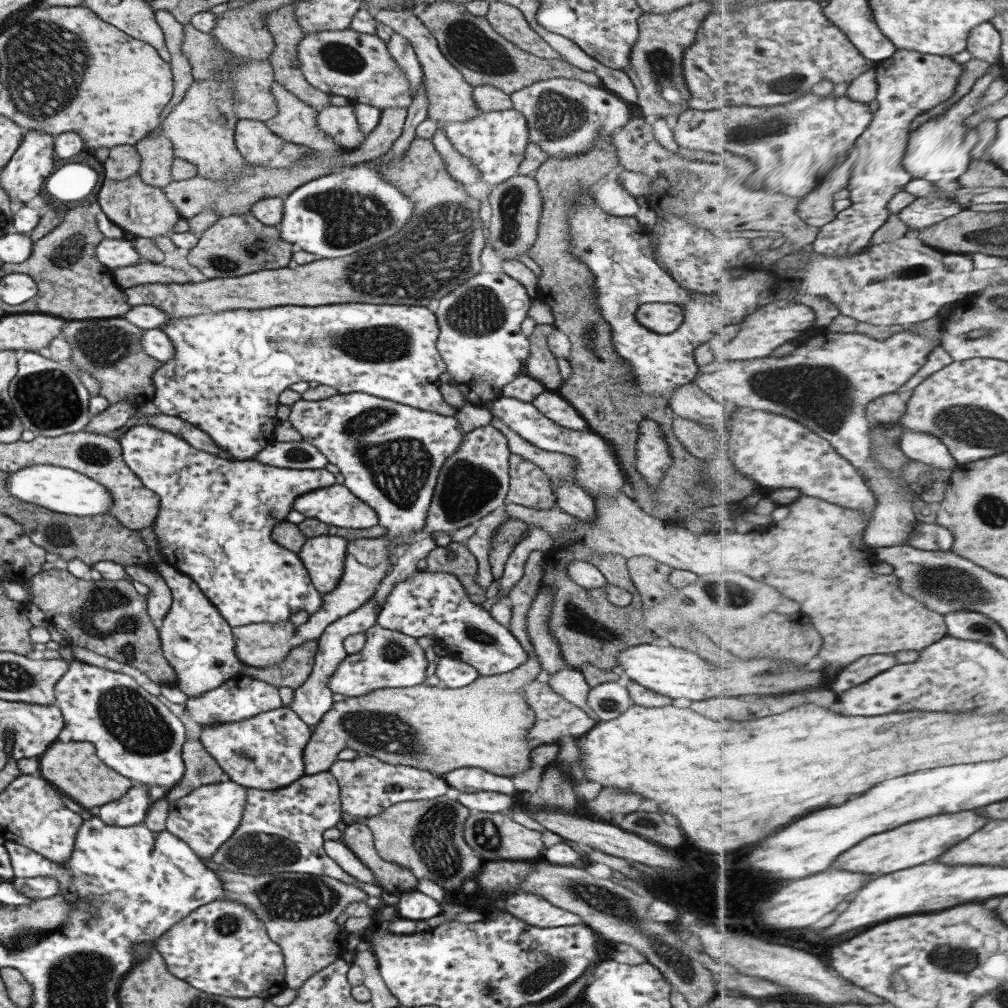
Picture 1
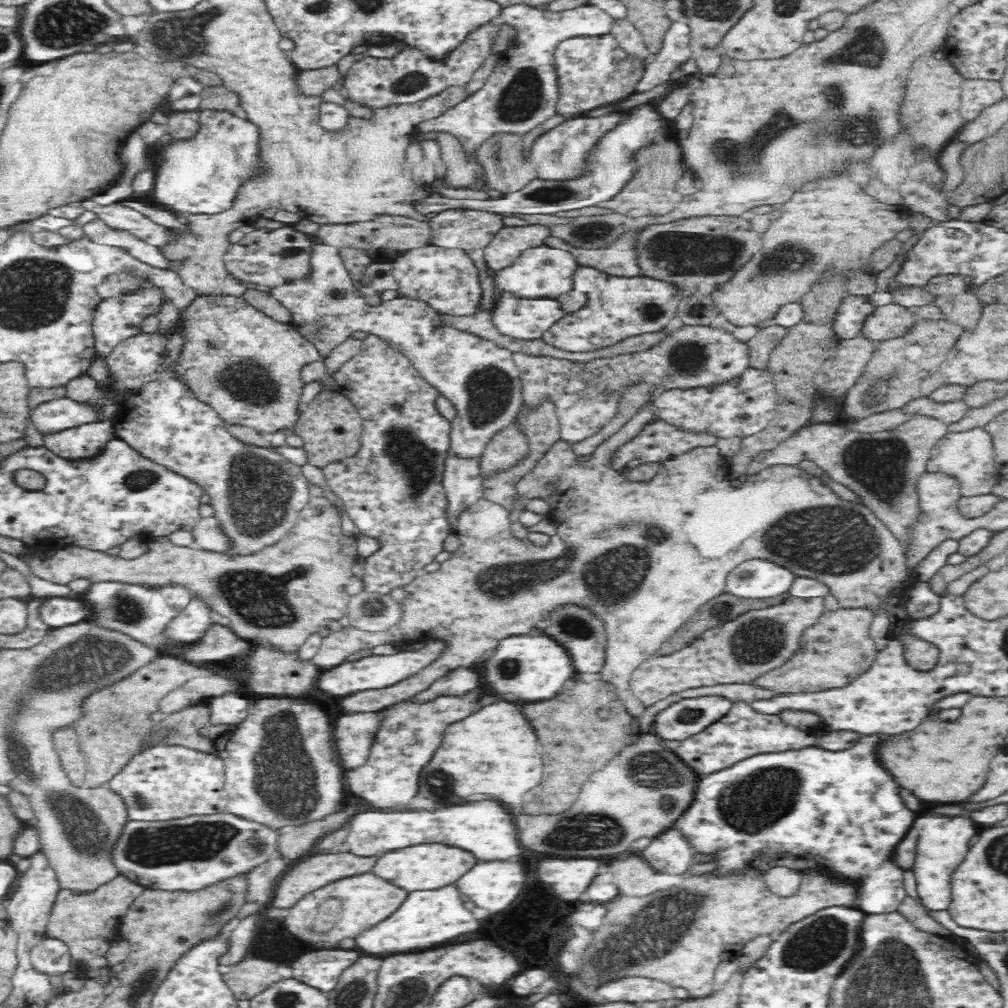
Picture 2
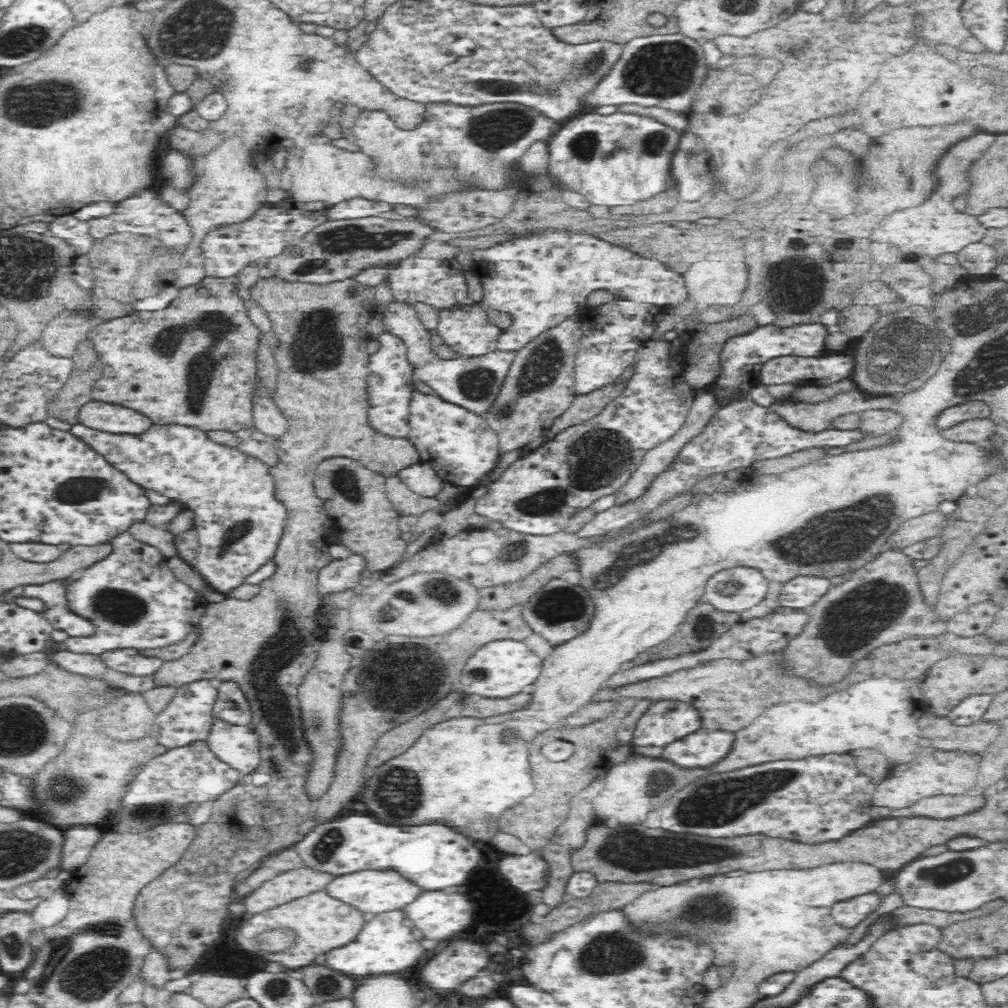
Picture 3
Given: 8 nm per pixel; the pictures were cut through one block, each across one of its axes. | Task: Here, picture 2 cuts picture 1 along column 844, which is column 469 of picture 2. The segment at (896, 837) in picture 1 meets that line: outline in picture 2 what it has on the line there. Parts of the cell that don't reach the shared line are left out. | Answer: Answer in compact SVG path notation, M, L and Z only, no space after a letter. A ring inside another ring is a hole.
M438 844L396 850L380 856L377 860L378 862L372 867L372 874L404 890L407 894L415 891L438 890L438 888L453 885L477 863L475 858L465 850L453 846L450 848L438 846Z

